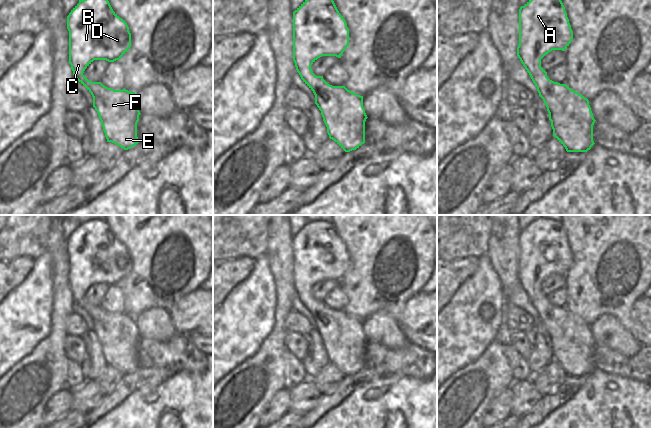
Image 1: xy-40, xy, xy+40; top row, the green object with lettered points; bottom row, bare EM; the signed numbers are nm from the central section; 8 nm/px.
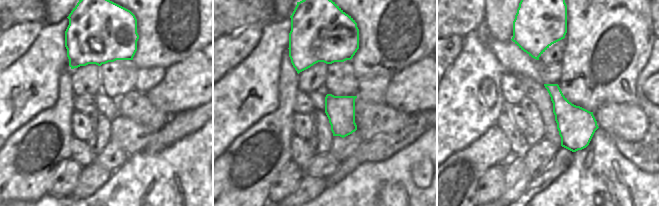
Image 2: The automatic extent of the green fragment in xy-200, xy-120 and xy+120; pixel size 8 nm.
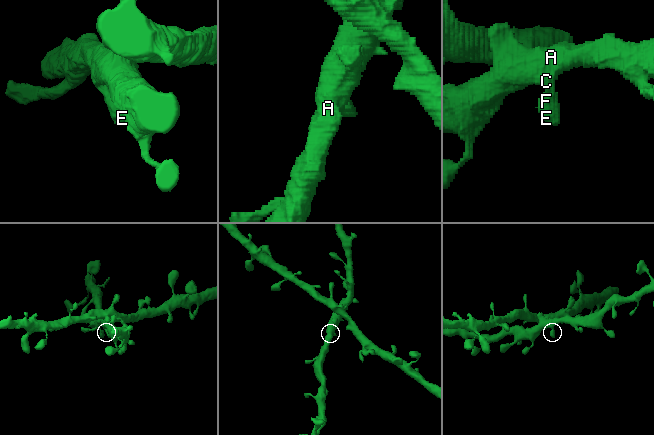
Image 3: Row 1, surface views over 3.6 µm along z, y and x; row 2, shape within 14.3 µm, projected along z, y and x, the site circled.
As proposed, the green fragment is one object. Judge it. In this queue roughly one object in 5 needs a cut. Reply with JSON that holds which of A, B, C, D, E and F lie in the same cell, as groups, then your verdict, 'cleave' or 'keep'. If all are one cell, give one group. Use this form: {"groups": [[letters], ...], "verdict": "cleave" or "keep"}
{"groups": [["A", "B", "C", "D", "E", "F"]], "verdict": "keep"}

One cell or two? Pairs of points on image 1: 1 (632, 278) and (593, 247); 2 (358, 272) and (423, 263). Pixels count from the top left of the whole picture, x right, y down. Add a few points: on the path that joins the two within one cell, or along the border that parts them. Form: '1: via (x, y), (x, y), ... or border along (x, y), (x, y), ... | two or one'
1: via (623, 268), (603, 247) | one
2: via (376, 252), (394, 234), (407, 235), (414, 243) | one

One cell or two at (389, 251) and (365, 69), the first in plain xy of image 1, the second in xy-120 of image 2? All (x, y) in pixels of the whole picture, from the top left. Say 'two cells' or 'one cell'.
one cell

